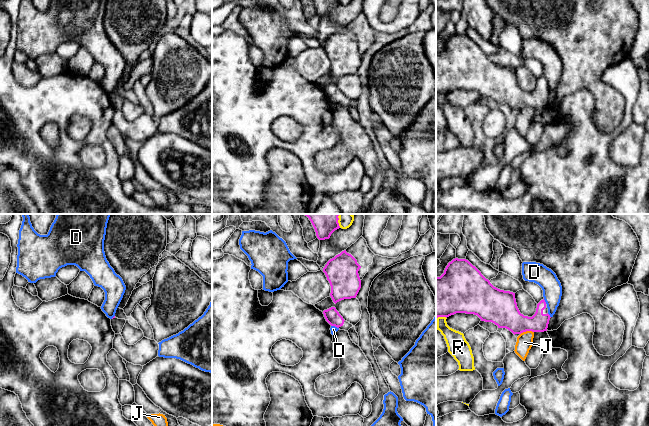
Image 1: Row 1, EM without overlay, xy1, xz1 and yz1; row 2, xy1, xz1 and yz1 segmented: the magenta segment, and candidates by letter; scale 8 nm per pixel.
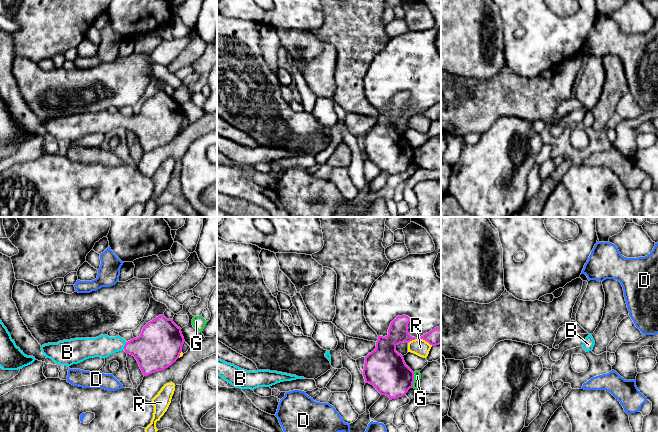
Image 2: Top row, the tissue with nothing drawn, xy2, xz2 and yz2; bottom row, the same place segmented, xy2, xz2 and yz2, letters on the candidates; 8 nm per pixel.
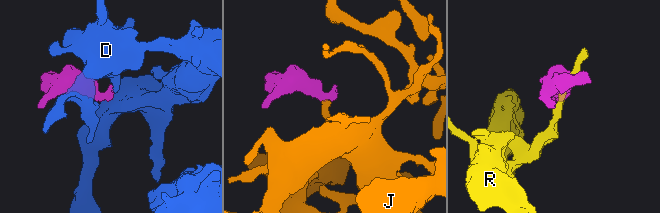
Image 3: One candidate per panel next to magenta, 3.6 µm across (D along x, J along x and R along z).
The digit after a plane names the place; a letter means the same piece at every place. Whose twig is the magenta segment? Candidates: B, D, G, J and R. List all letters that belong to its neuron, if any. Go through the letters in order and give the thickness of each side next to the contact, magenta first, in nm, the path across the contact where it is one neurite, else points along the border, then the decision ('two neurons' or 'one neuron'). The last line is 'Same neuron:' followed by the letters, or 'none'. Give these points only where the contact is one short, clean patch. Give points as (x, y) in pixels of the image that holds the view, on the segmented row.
B: calibres 340 and 180 nm; way xy2 (155, 349), (124, 346), (103, 346); one neuron
D: calibres 150 and 160 nm; border yz1 (543, 299), (546, 303); two neurons
G: calibres 320 and 60 nm; border xz2 (414, 372), (412, 386); two neurons
J: calibres 240 and 130 nm; border yz1 (533, 331), (523, 331), (520, 334); two neurons
R: calibres 160 and 140 nm; two neurons
Same neuron: B

